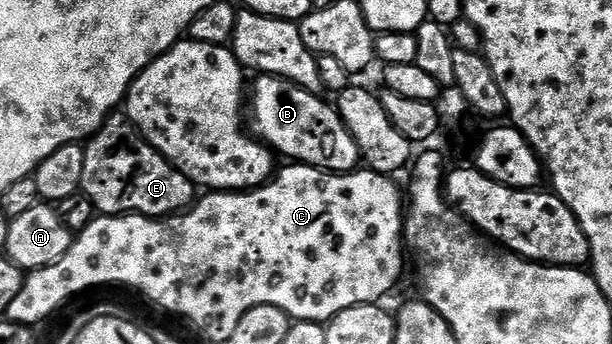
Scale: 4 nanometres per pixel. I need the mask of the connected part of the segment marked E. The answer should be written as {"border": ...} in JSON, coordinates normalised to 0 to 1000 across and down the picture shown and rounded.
{"border":[[[181,328],[173,358],[139,416],[132,561],[150,581],[162,625],[232,622],[237,634],[270,634],[315,599],[317,552],[320,532],[292,500],[271,451],[248,430],[204,328]]]}

